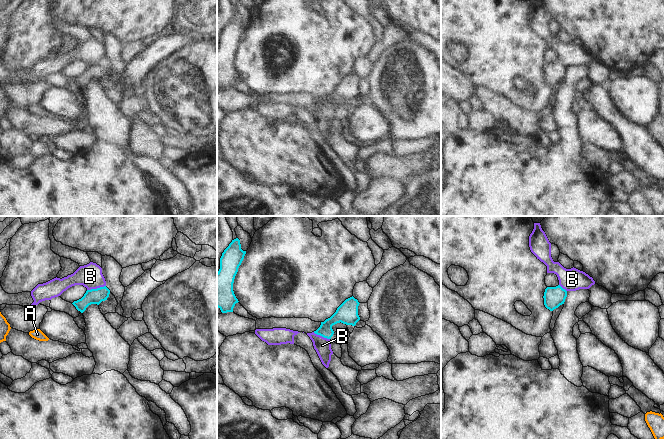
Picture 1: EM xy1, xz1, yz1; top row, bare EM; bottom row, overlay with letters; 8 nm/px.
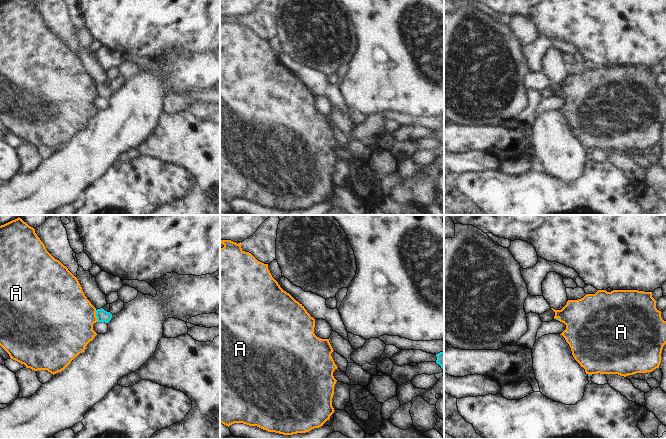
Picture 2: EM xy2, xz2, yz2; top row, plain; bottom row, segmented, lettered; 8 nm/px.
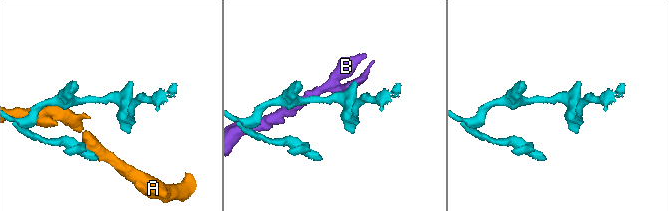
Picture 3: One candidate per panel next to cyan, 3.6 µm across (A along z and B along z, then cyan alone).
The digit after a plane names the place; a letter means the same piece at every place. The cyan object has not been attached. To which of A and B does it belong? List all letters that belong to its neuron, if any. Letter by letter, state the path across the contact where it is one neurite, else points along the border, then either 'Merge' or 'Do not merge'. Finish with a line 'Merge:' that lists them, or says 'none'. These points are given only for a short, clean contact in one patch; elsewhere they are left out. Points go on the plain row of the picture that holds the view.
A: Do not merge
B: Boundary: xy1 (105, 61), (87, 66). Do not merge
Merge: none

